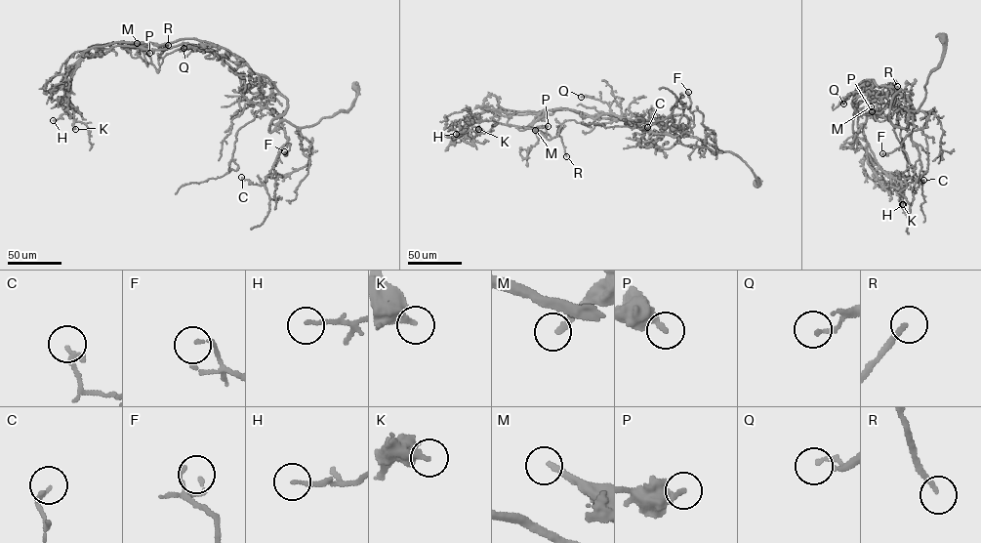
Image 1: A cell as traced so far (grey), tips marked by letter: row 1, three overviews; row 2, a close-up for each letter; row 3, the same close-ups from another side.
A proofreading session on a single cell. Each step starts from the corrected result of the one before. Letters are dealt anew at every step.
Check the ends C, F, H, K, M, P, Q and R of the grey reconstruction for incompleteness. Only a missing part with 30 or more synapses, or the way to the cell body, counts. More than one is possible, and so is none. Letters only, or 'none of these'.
M, R

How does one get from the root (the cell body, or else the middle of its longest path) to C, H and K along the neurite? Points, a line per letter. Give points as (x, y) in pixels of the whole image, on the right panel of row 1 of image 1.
C: (943, 37), (945, 53), (927, 77), (924, 98), (910, 111), (911, 140), (920, 161), (917, 182), (923, 180)
H: (943, 37), (917, 110), (856, 96), (903, 204)
K: (943, 37), (917, 110), (856, 96), (902, 204)

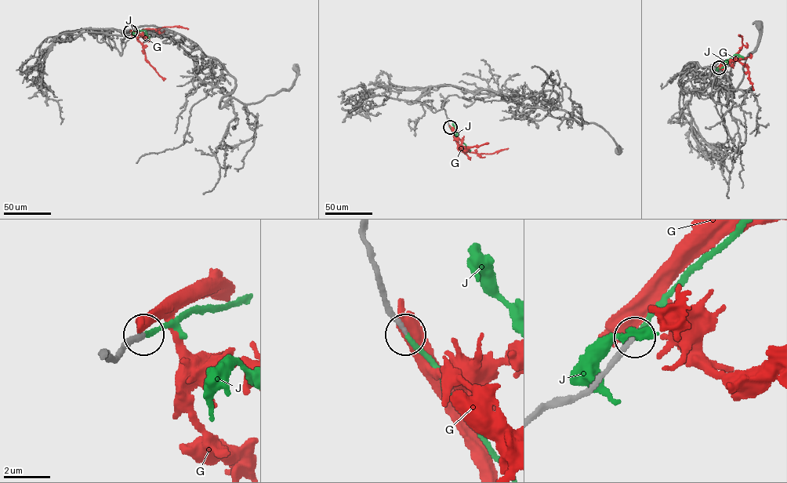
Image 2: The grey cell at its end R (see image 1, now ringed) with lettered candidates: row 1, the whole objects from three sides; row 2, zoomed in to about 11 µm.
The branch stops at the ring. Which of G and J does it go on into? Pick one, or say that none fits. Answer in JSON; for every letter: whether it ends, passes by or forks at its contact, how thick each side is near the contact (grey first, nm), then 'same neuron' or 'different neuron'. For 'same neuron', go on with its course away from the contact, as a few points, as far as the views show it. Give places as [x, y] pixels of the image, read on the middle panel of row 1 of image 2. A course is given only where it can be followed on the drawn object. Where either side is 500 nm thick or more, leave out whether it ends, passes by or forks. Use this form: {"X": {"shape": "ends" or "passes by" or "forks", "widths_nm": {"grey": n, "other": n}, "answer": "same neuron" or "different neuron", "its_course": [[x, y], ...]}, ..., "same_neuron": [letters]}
{"G": {"widths_nm": {"grey": 260, "other": 650}, "answer": "different neuron"}, "J": {"shape": "ends", "widths_nm": {"grey": 220, "other": 200}, "answer": "same neuron", "its_course": [[450, 127], [469, 150]]}, "same_neuron": ["J"]}

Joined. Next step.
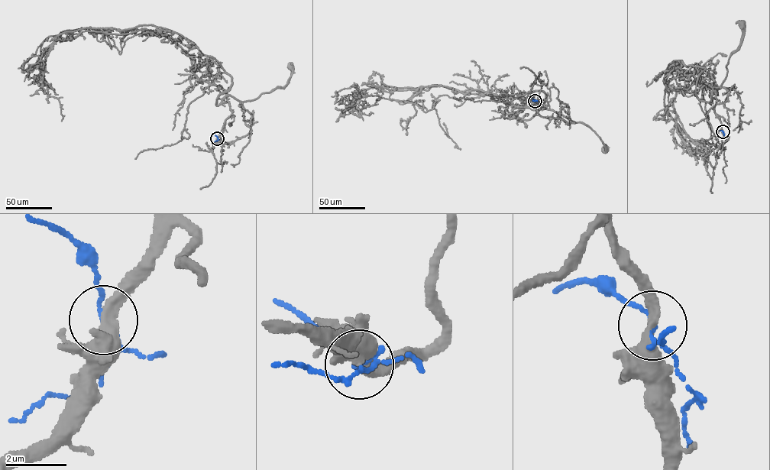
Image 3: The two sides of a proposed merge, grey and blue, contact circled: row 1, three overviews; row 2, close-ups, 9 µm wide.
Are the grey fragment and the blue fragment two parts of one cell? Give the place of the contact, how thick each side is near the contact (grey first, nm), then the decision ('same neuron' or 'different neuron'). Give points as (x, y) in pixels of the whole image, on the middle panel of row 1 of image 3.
(535, 101) | 360/90 nm | different neuron

